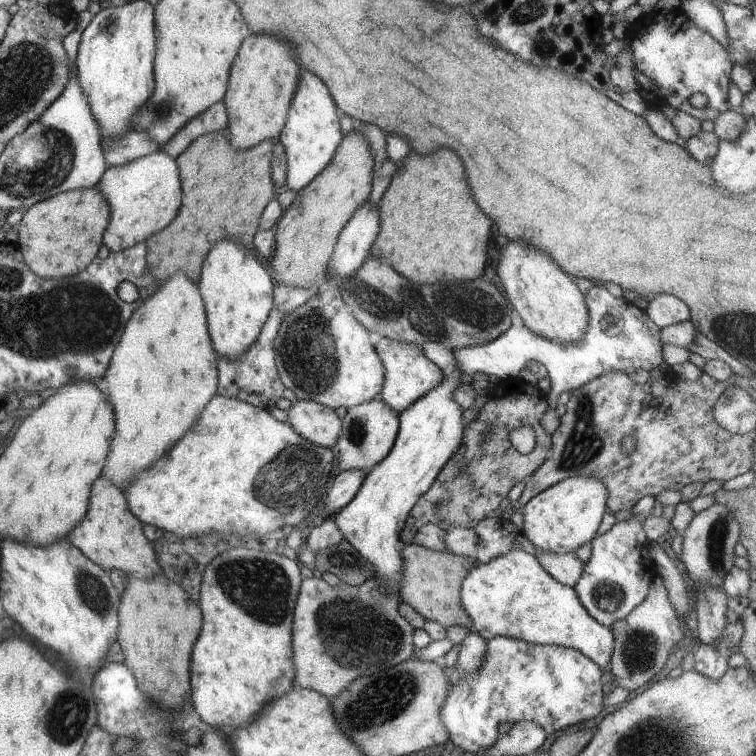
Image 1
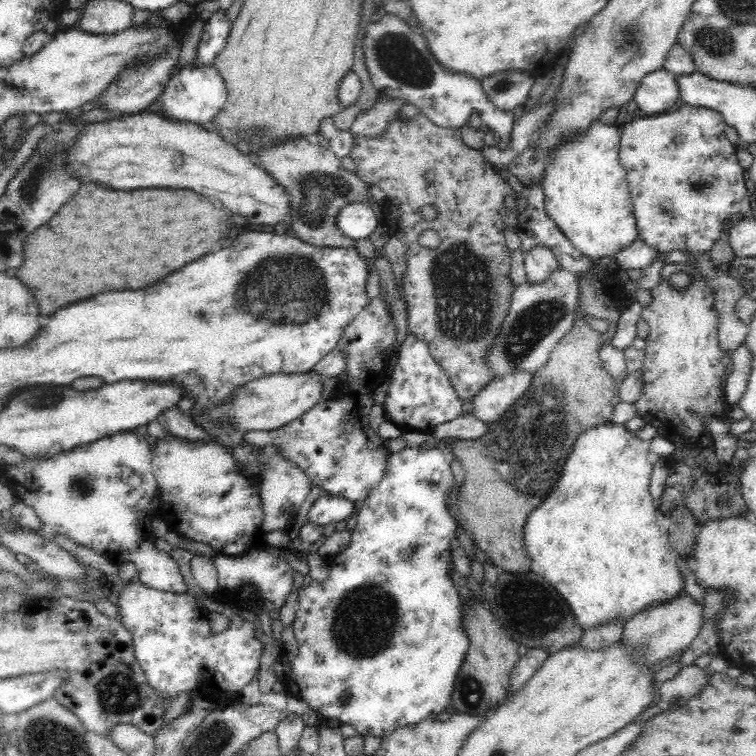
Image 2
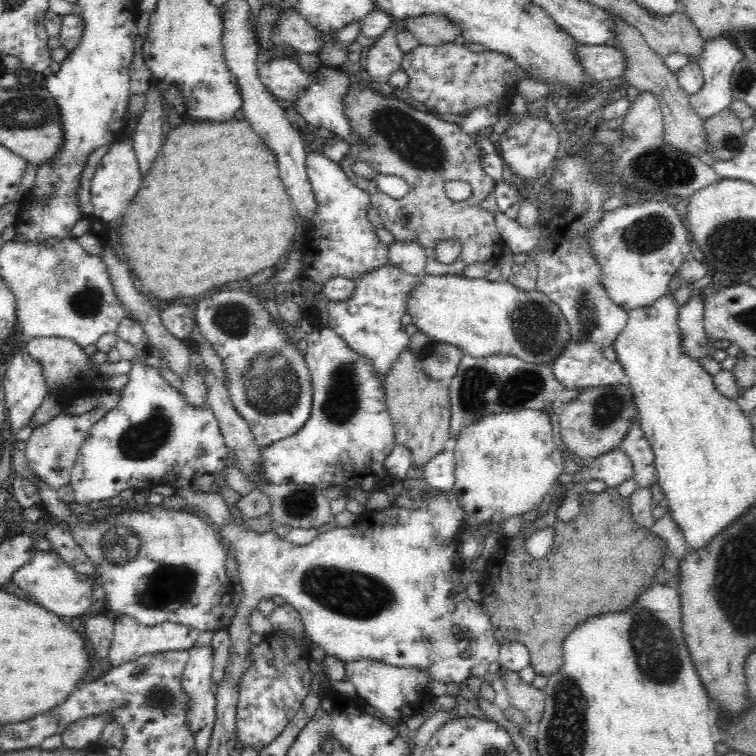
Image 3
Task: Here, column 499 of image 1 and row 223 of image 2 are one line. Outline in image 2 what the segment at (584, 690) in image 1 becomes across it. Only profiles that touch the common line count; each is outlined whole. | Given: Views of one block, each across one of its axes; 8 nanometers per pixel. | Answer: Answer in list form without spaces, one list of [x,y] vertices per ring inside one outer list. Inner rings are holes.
[[[682,105],[671,113],[634,118],[620,128],[619,161],[627,172],[636,226],[646,244],[660,253],[658,260],[642,269],[643,276],[639,282],[630,279],[620,285],[626,295],[634,294],[637,288],[651,291],[658,284],[661,270],[666,264],[663,262],[666,253],[679,250],[705,255],[720,238],[724,222],[730,220],[736,224],[738,220],[751,216],[750,194],[744,180],[745,170],[738,163],[736,146],[726,139],[724,128],[726,123],[720,113],[714,109],[690,105]]]

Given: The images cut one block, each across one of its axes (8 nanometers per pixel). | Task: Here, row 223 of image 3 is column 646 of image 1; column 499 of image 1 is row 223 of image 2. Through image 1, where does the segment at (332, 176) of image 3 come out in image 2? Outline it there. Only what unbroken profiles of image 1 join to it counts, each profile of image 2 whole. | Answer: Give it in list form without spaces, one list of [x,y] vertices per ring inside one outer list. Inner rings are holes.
[[[353,202],[347,204],[336,216],[336,225],[344,236],[352,240],[368,238],[381,218],[381,211],[366,202]]]

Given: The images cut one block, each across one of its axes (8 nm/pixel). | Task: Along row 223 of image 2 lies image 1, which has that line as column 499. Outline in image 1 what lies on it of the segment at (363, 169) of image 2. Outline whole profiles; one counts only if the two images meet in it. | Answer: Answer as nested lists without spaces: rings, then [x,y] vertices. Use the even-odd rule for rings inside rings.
[[[523,381],[506,394],[491,394],[478,416],[466,428],[460,448],[448,460],[432,486],[418,499],[406,518],[406,524],[400,532],[402,545],[414,543],[416,532],[425,524],[437,524],[438,528],[447,529],[464,527],[474,528],[483,518],[502,516],[500,502],[508,492],[542,466],[551,447],[551,435],[540,423],[542,415],[549,408],[547,396],[540,389],[533,389]],[[532,426],[535,430],[533,450],[522,455],[508,436],[514,428]]]

